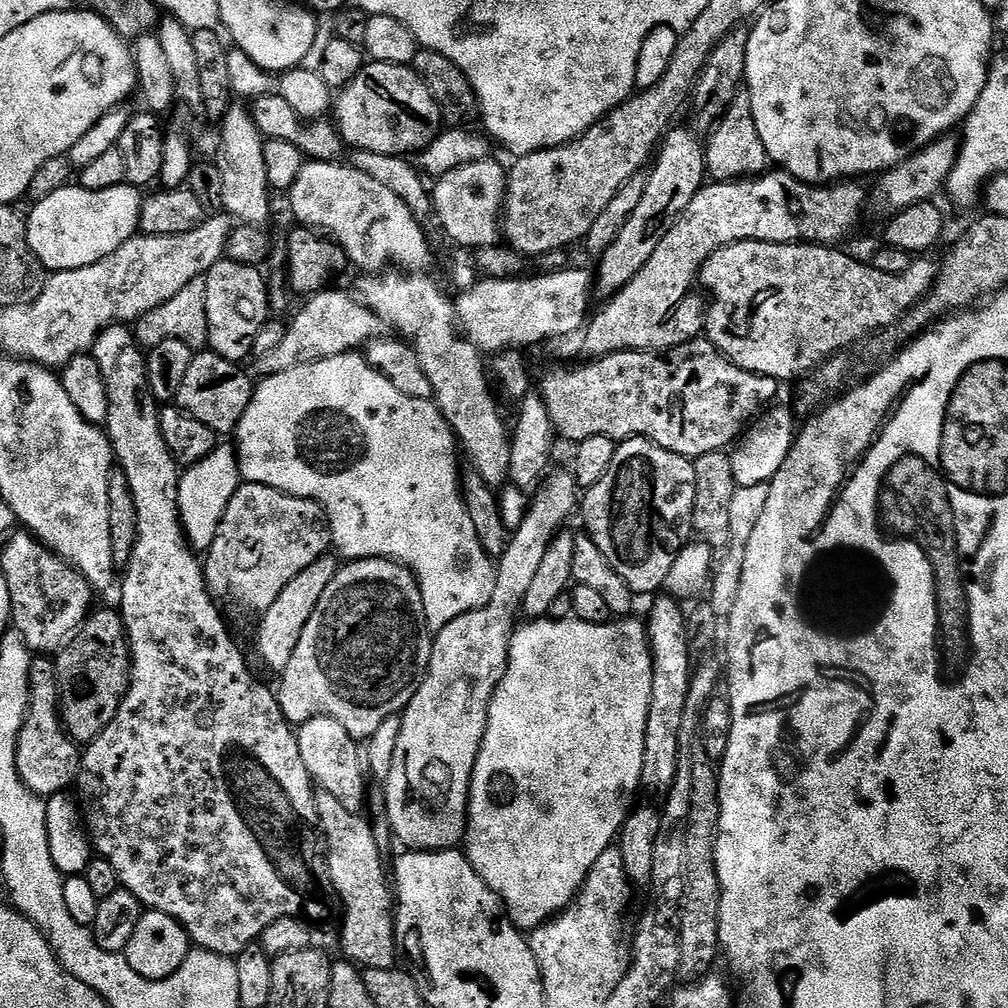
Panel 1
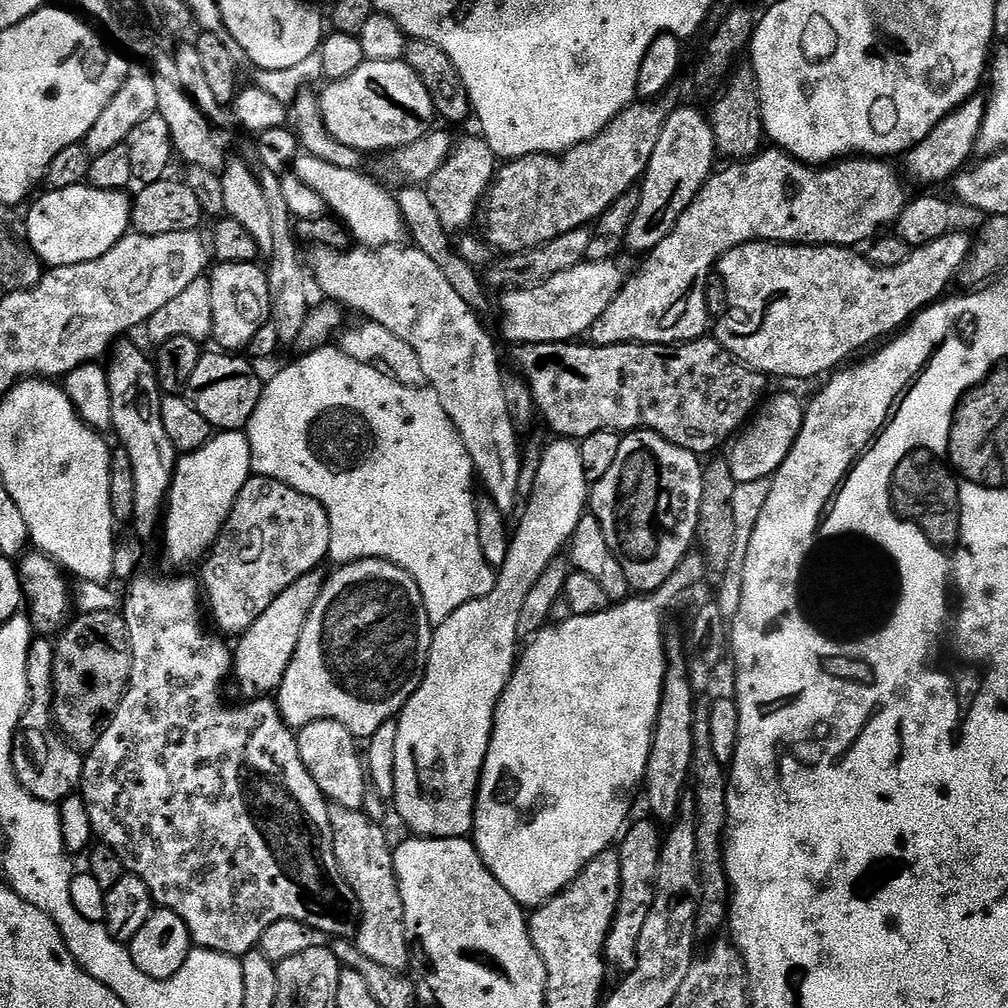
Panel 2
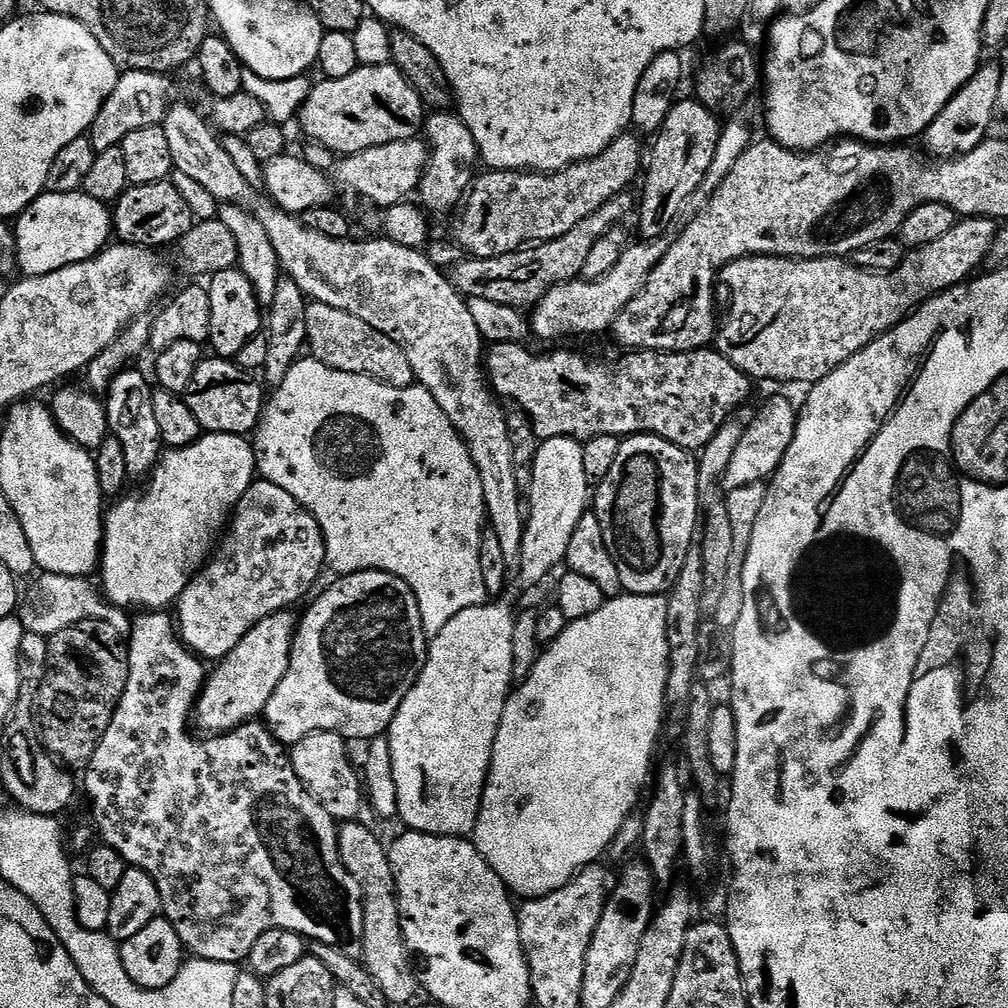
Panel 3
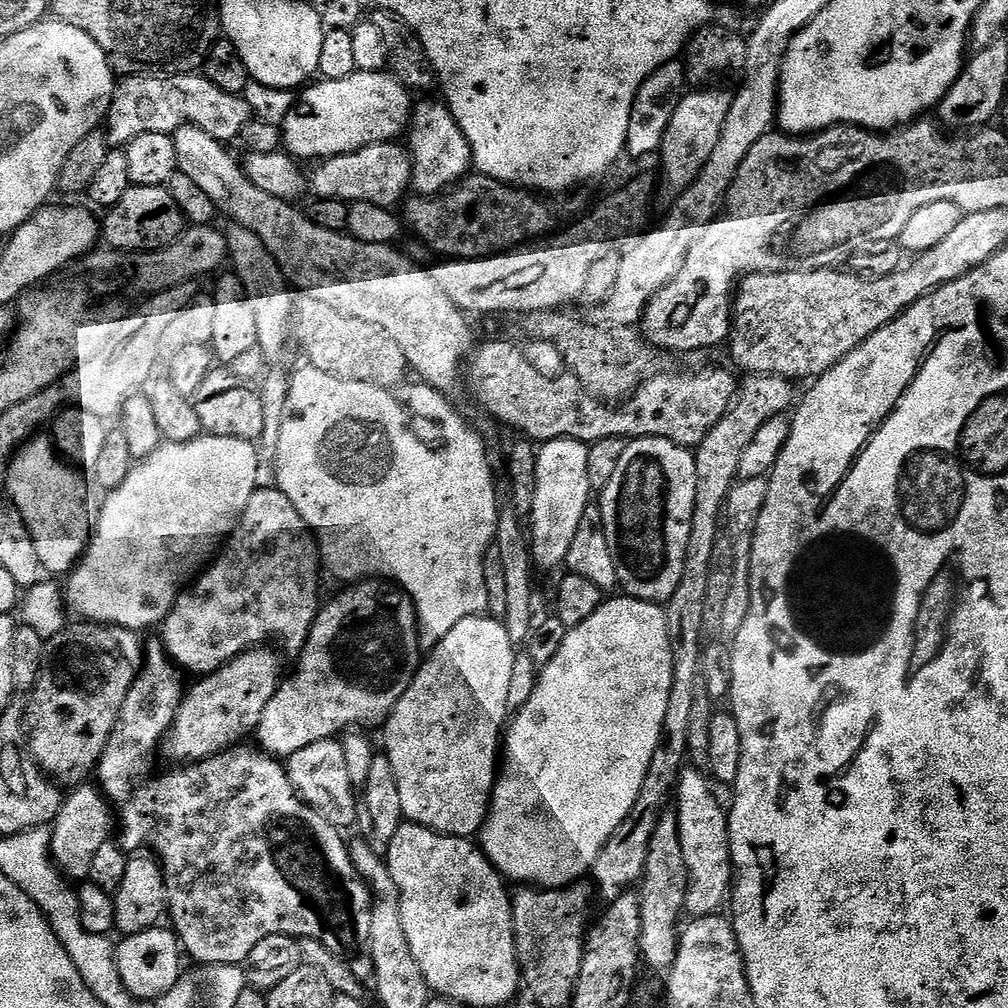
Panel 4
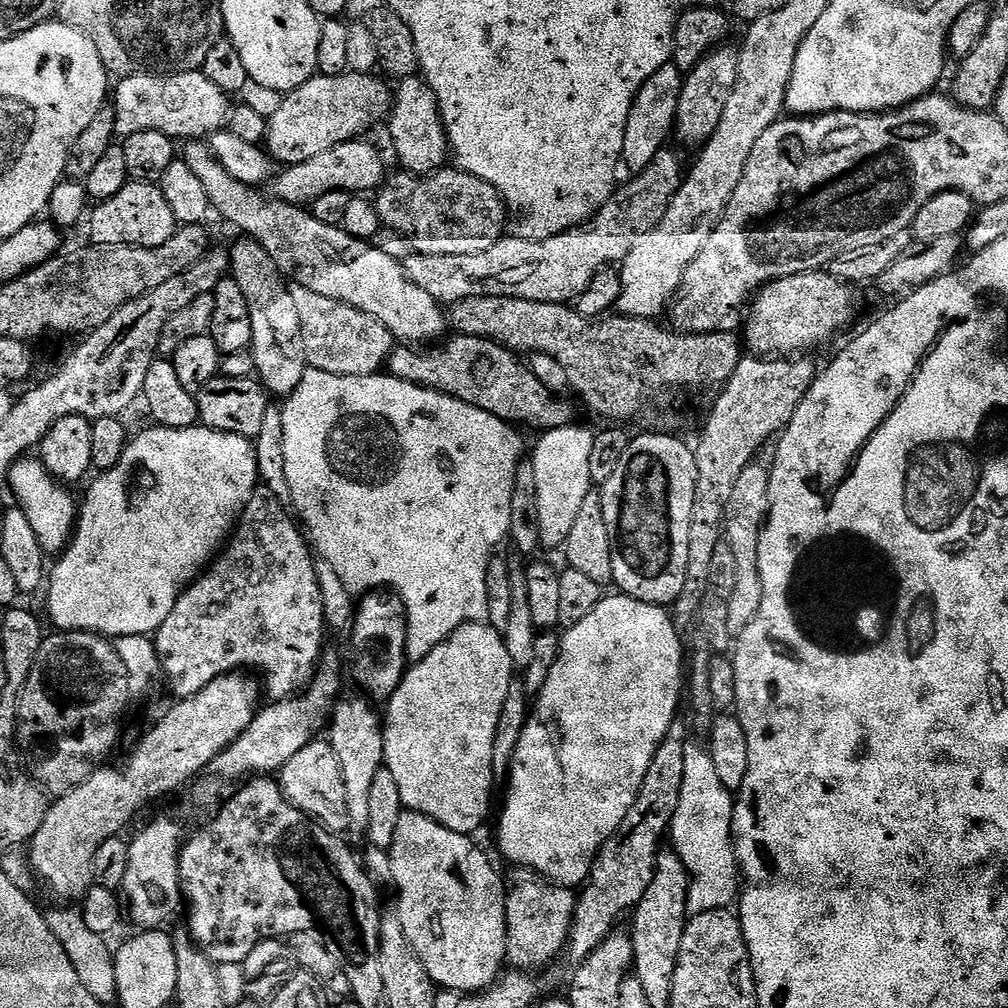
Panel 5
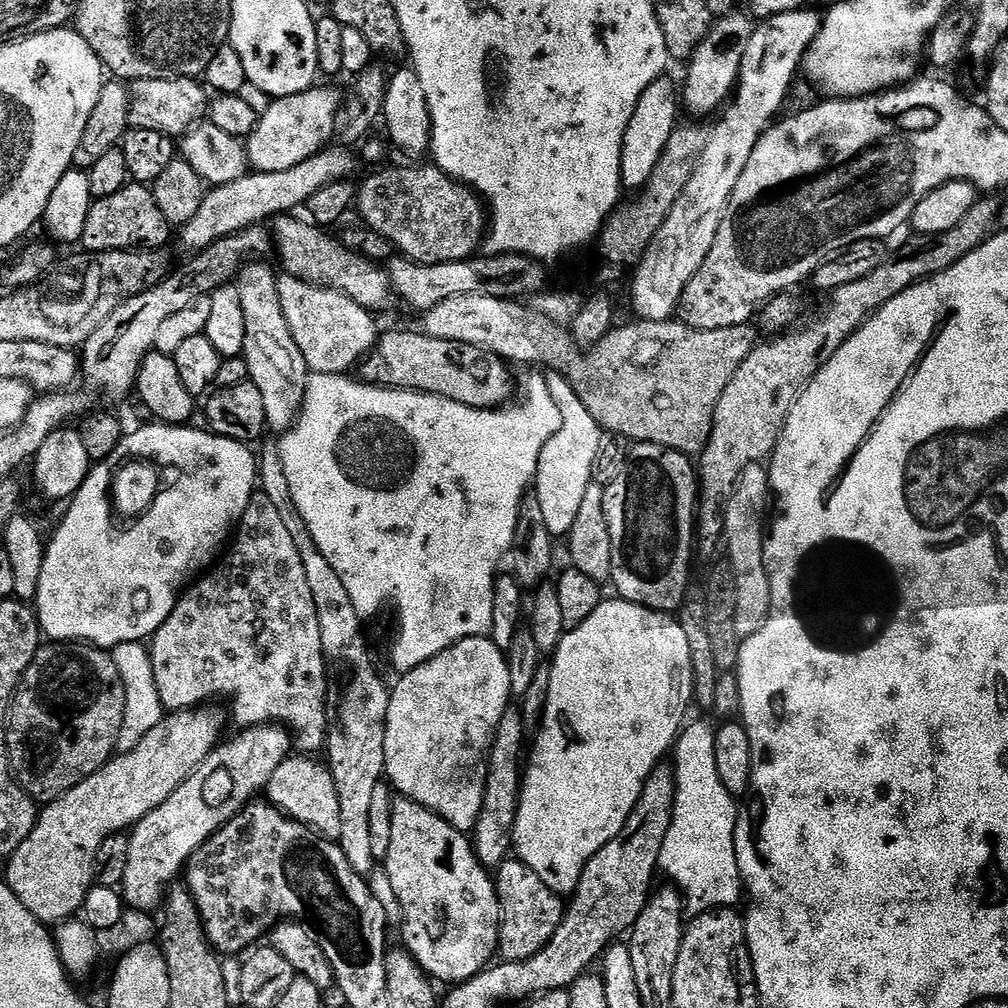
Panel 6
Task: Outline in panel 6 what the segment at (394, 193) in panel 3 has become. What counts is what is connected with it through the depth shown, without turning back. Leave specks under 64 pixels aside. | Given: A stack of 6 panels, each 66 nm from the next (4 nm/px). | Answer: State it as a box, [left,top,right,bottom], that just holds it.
[179,146,358,253]

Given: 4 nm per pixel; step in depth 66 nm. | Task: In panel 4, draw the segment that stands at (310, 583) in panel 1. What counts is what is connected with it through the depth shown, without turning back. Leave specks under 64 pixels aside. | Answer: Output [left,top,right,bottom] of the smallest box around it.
[162,646,282,762]

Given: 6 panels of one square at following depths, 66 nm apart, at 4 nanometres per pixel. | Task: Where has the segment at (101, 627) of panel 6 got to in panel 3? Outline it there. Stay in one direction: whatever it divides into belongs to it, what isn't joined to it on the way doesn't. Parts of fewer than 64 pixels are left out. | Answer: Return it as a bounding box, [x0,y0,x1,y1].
[98,432,257,610]

